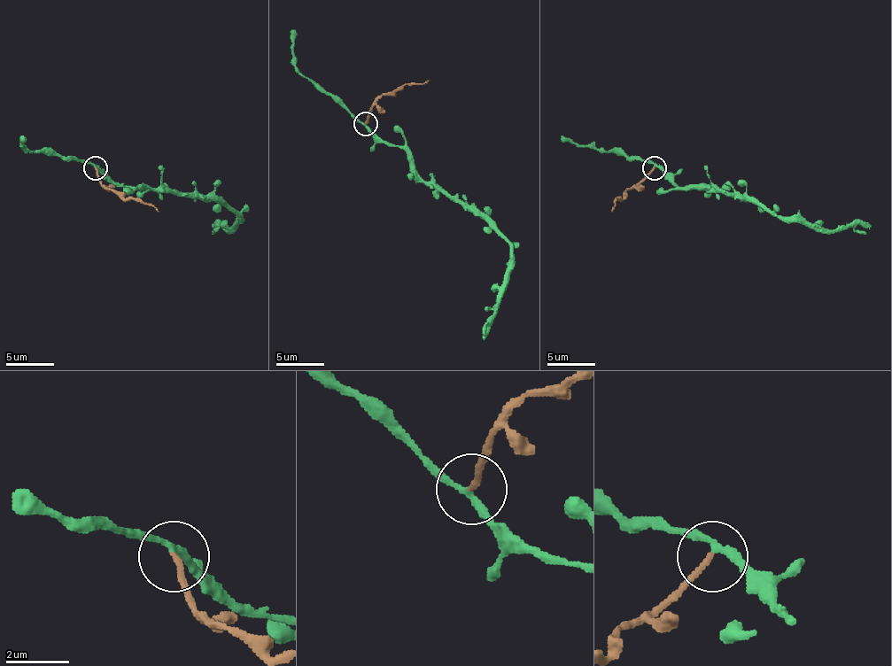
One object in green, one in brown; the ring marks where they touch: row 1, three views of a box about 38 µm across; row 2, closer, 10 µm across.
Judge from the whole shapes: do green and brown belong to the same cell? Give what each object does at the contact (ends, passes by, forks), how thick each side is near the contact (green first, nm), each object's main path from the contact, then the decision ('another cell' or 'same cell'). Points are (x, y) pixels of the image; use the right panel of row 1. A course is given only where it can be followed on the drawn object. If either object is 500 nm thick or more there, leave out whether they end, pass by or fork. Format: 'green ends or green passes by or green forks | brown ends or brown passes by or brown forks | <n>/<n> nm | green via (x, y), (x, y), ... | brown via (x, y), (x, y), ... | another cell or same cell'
green passes by | brown ends | 200/180 nm | green via (654, 166), (680, 188), (747, 195), (775, 216), (802, 216), (840, 230), (854, 223), (871, 226) | brown via (654, 168), (616, 199), (610, 212) | another cell

